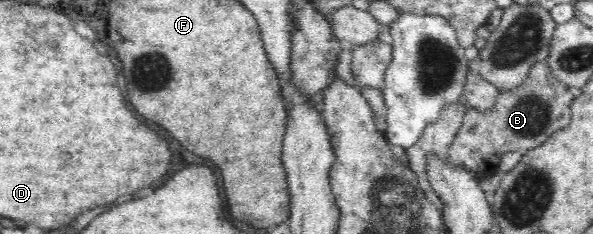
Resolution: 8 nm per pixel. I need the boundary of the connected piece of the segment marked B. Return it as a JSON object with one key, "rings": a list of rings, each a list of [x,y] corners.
{"rings":[[[546,60],[536,62],[529,71],[527,78],[519,86],[511,90],[500,91],[499,99],[491,111],[481,113],[473,108],[467,110],[463,125],[451,142],[451,146],[449,146],[447,160],[449,160],[449,163],[453,163],[453,166],[463,167],[463,169],[474,174],[477,181],[478,176],[491,176],[498,168],[498,159],[506,152],[521,151],[525,155],[526,151],[541,146],[549,136],[553,135],[555,130],[565,128],[571,122],[572,111],[570,107],[574,98],[569,87],[559,82],[552,75],[552,70]]]}

